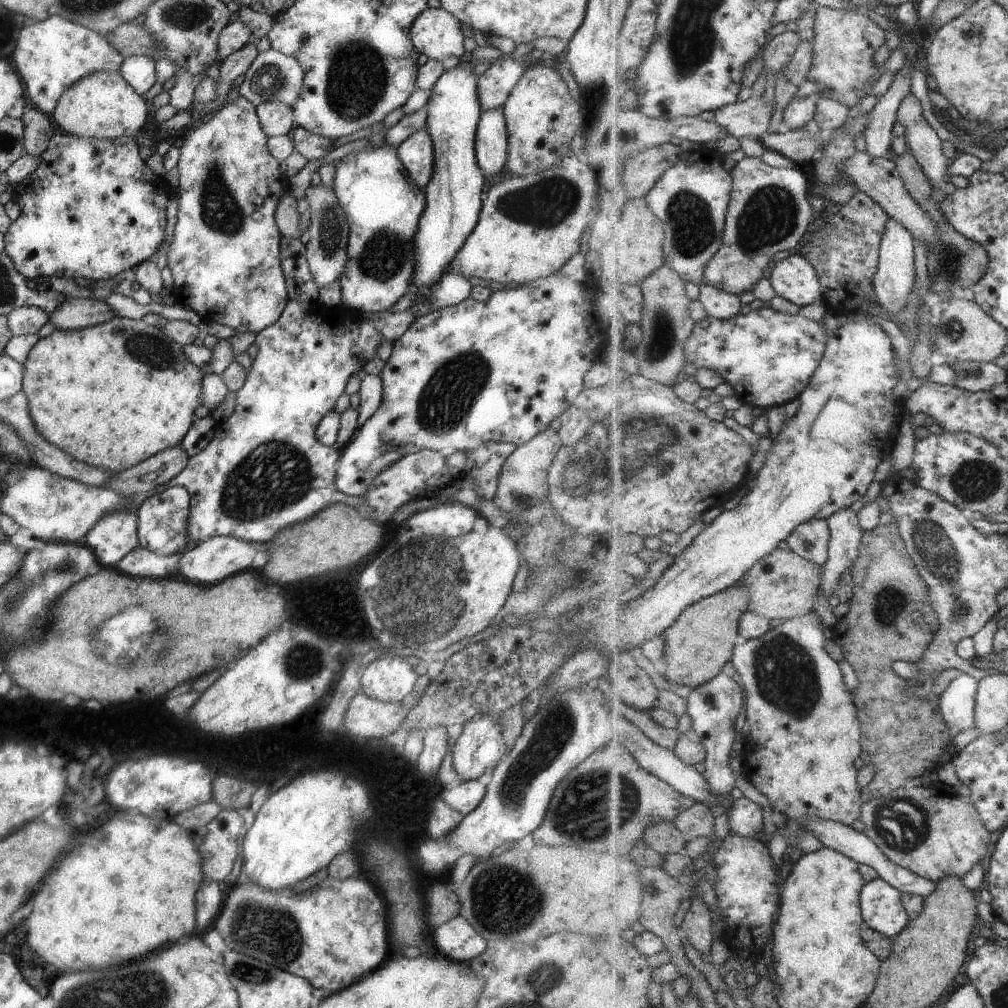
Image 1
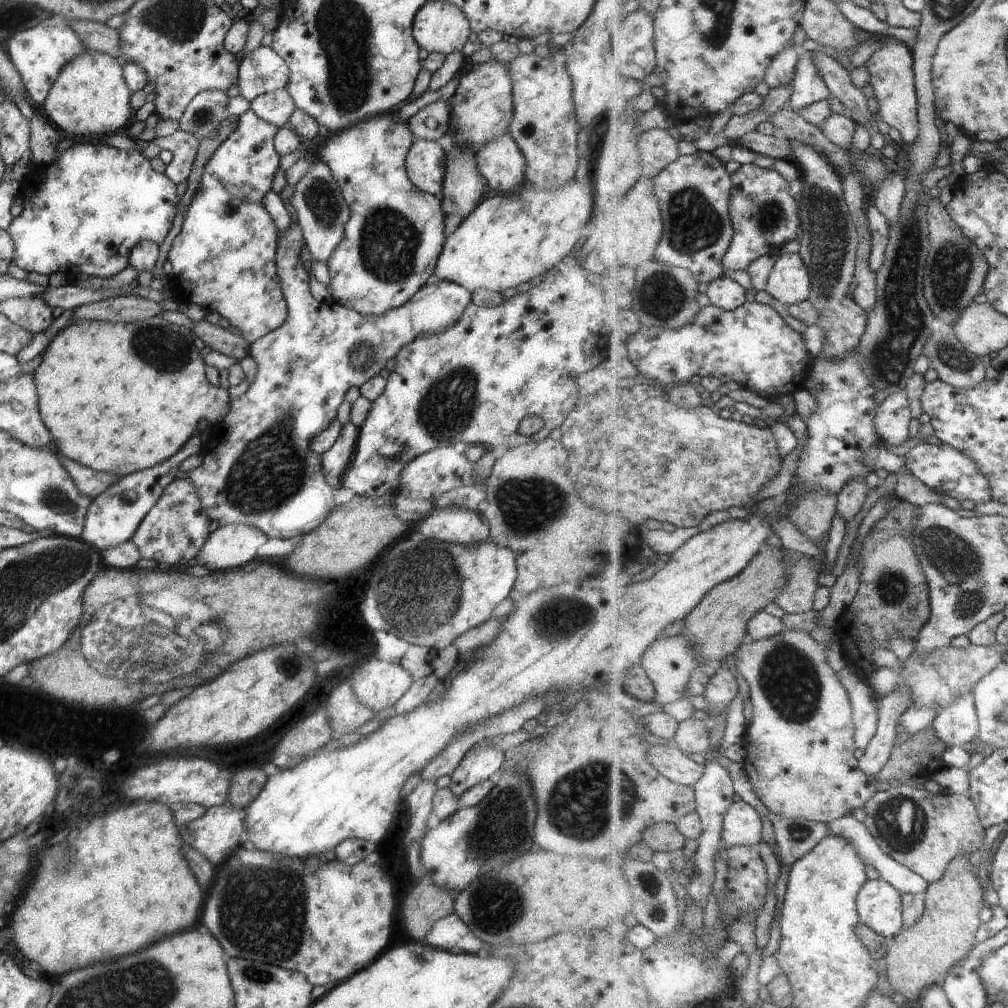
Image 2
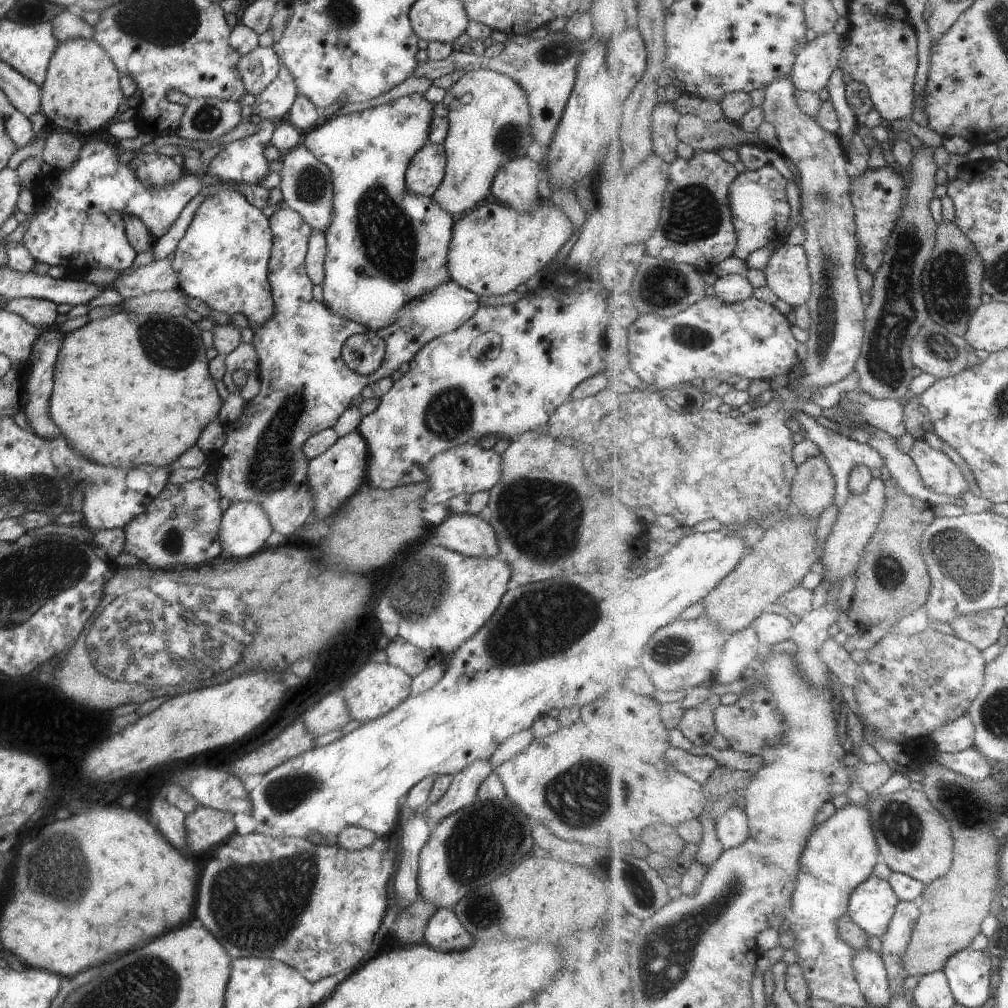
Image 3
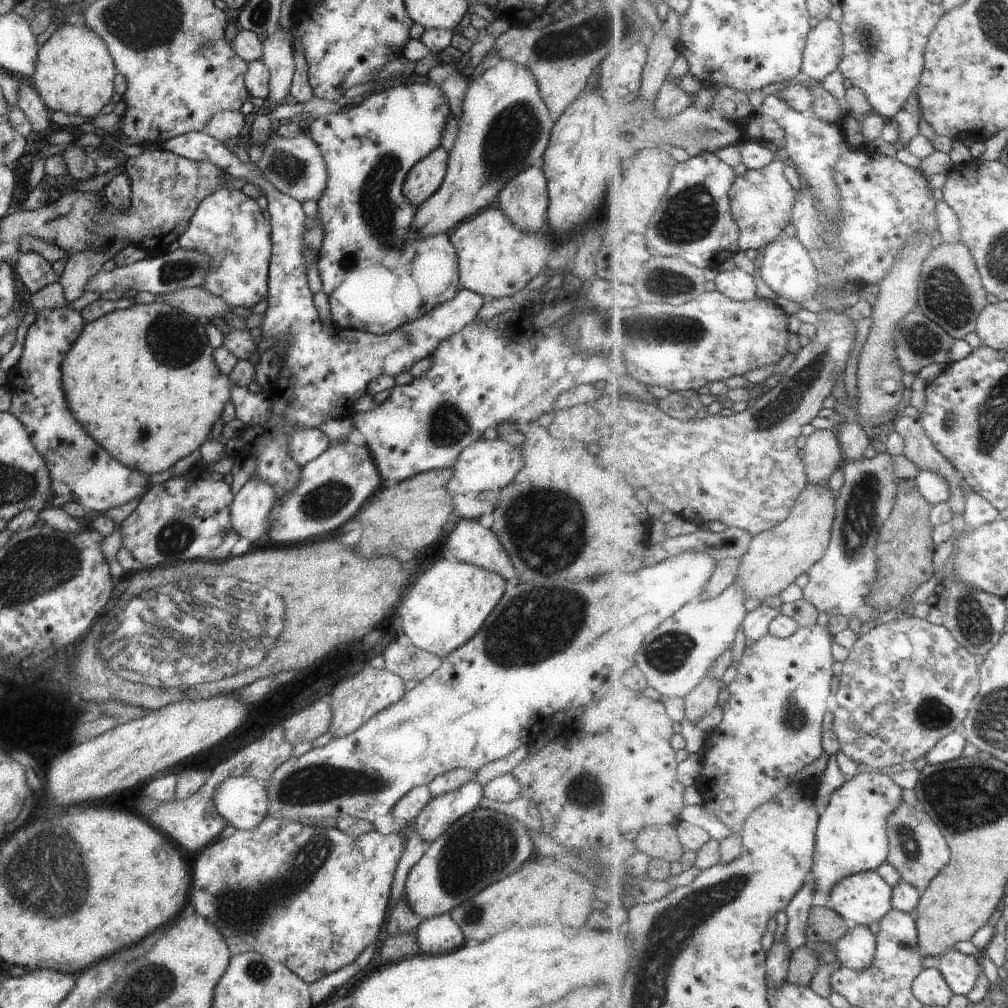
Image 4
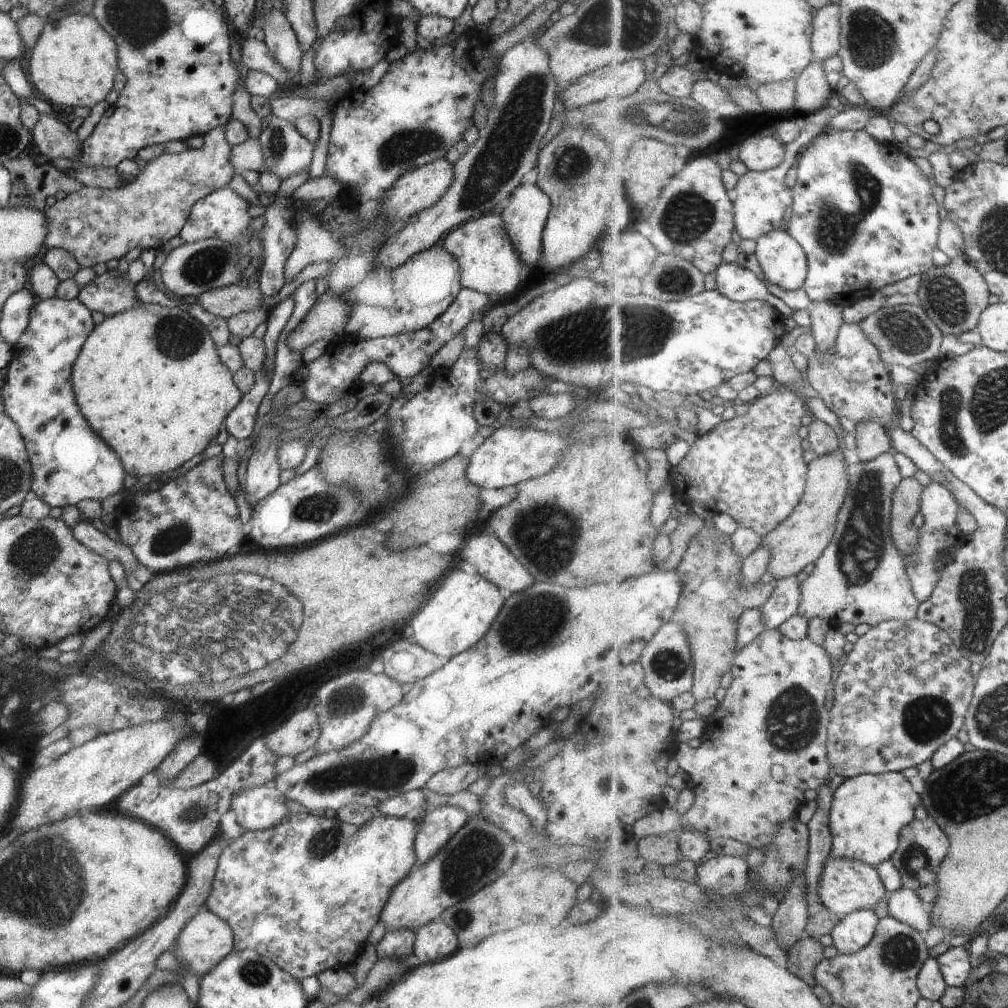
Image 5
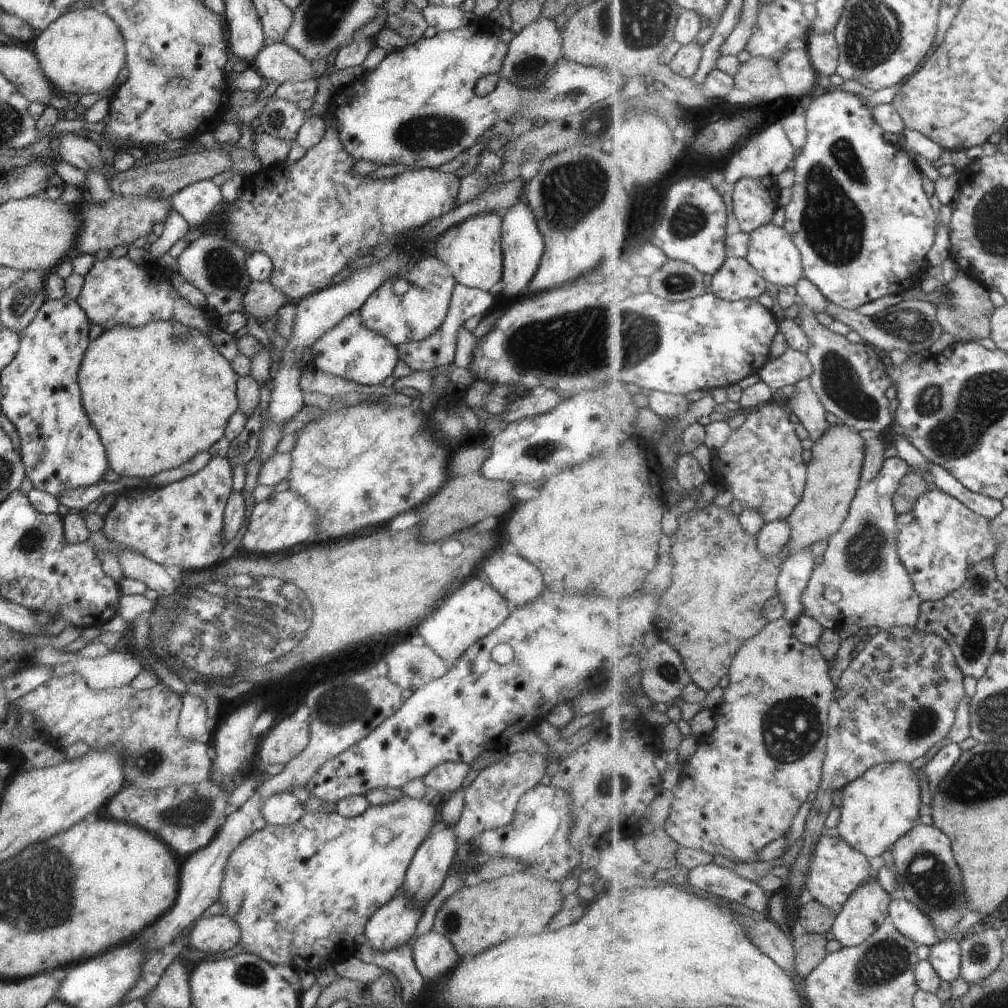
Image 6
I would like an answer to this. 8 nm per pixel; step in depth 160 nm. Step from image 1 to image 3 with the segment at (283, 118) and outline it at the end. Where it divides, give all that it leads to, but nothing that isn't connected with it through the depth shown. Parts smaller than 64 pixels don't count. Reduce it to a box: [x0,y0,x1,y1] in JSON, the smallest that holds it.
[251,67,297,122]

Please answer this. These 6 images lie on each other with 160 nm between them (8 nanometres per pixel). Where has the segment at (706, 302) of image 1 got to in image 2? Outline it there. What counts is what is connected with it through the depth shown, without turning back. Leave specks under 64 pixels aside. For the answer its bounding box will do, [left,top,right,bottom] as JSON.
[706,277,747,312]

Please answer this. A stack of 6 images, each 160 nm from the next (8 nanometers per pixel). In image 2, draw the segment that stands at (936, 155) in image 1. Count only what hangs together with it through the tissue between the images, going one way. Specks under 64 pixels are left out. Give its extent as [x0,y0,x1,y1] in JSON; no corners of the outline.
[865,42,921,146]

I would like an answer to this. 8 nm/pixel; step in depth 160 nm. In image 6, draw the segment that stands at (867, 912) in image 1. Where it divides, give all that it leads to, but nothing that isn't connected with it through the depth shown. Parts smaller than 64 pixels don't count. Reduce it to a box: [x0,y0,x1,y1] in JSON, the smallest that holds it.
[806,835,877,909]

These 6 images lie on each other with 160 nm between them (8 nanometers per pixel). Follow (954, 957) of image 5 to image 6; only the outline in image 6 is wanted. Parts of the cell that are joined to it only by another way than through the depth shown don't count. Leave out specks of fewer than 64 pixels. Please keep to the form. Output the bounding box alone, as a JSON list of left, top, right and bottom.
[928,937,962,981]

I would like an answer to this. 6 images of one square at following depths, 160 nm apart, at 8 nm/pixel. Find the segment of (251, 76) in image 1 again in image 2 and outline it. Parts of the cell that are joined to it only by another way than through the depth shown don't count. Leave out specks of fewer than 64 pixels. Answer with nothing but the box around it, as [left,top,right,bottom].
[238,46,288,102]

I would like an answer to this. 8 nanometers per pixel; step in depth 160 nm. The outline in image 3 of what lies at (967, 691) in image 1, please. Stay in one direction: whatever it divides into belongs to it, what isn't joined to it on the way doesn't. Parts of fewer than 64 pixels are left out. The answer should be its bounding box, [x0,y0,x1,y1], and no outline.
[931,715,975,752]

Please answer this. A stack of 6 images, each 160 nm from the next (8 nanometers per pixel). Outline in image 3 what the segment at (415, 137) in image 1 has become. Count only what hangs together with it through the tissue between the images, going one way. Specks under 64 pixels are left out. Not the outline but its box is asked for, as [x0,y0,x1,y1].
[405,141,446,196]

